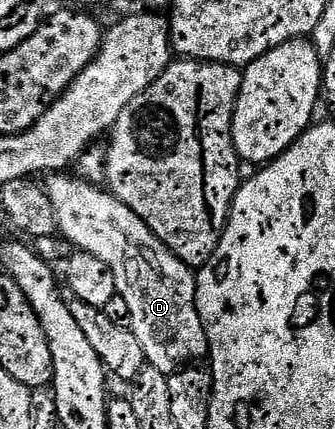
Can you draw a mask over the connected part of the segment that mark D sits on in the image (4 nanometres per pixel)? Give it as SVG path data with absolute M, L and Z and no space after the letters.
M52 172L45 177L43 186L52 208L56 211L58 231L61 237L72 242L75 249L88 251L90 255L104 260L112 269L118 294L122 295L129 310L128 327L142 347L147 365L164 372L167 376L185 364L194 364L205 359L210 353L210 345L204 332L204 324L198 315L196 304L196 274L191 267L171 252L151 229L132 212L119 198L103 187L96 187L84 180L70 176L68 172Z

